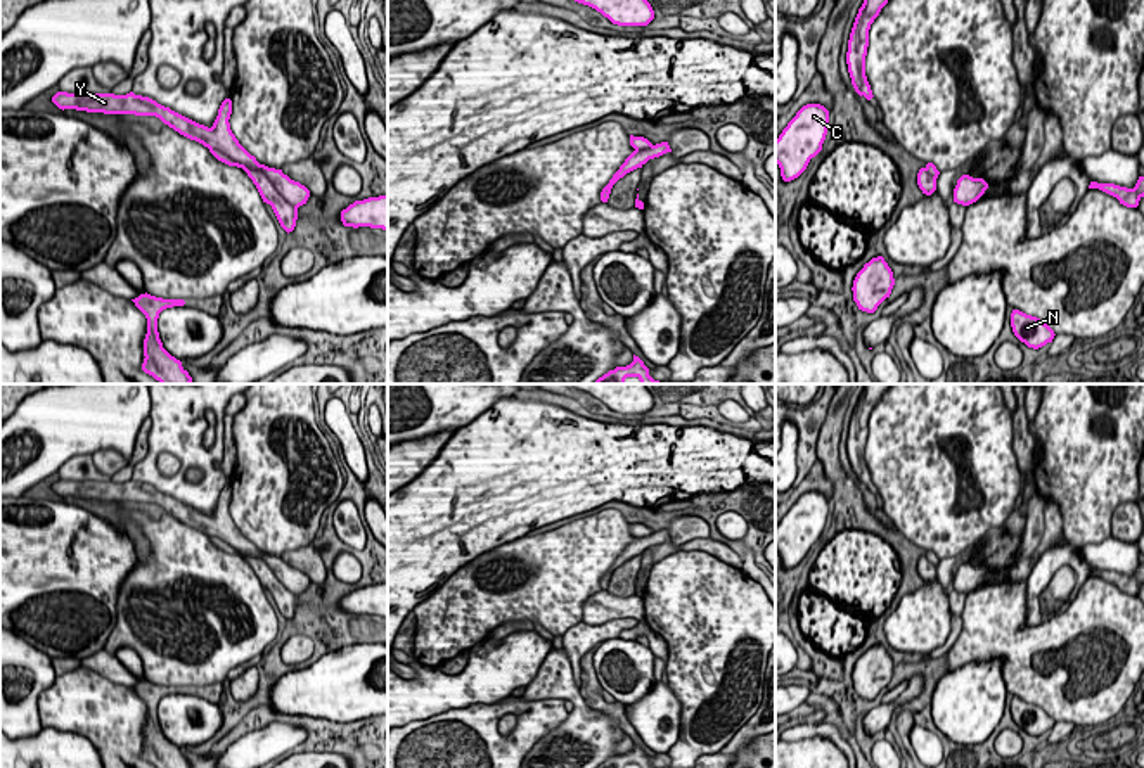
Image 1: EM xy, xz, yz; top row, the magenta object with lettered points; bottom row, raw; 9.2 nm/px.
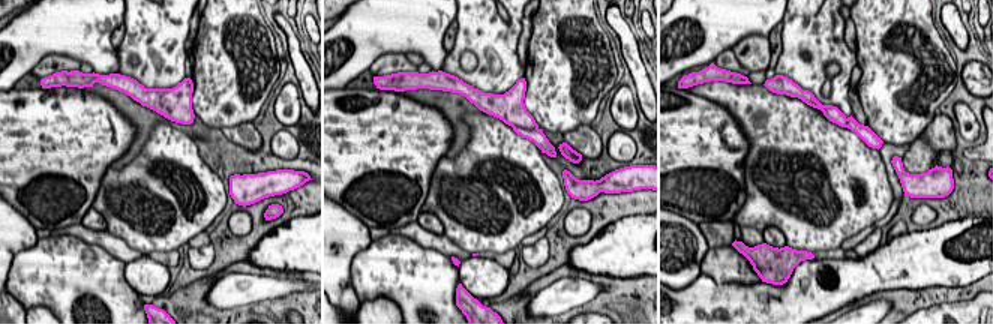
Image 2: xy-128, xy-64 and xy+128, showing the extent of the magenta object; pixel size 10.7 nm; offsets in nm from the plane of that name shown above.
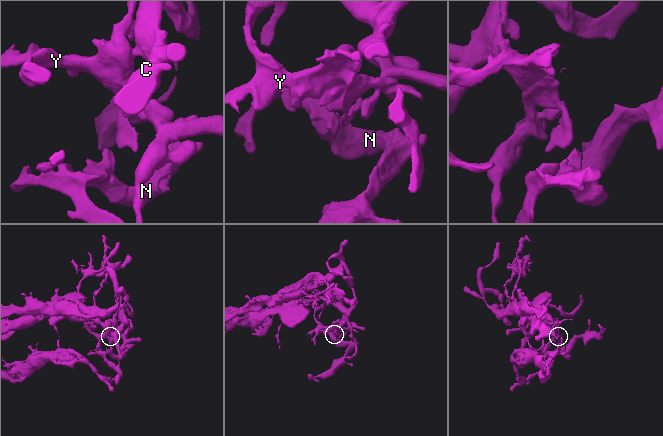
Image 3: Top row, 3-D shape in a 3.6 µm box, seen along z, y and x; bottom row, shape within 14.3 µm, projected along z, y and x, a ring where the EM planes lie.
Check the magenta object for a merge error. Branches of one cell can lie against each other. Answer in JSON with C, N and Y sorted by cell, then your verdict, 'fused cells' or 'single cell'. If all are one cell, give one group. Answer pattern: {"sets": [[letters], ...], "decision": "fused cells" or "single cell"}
{"sets": [["C", "N", "Y"]], "decision": "single cell"}

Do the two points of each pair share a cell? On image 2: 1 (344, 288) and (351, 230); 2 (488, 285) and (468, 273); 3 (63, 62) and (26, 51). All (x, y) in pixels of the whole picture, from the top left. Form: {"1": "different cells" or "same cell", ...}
{"1": "same cell", "2": "same cell", "3": "different cells"}

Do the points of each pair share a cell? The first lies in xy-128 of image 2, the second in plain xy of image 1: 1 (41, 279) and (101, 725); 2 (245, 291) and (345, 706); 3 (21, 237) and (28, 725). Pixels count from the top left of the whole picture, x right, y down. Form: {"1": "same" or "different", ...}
{"1": "same", "2": "different", "3": "same"}

